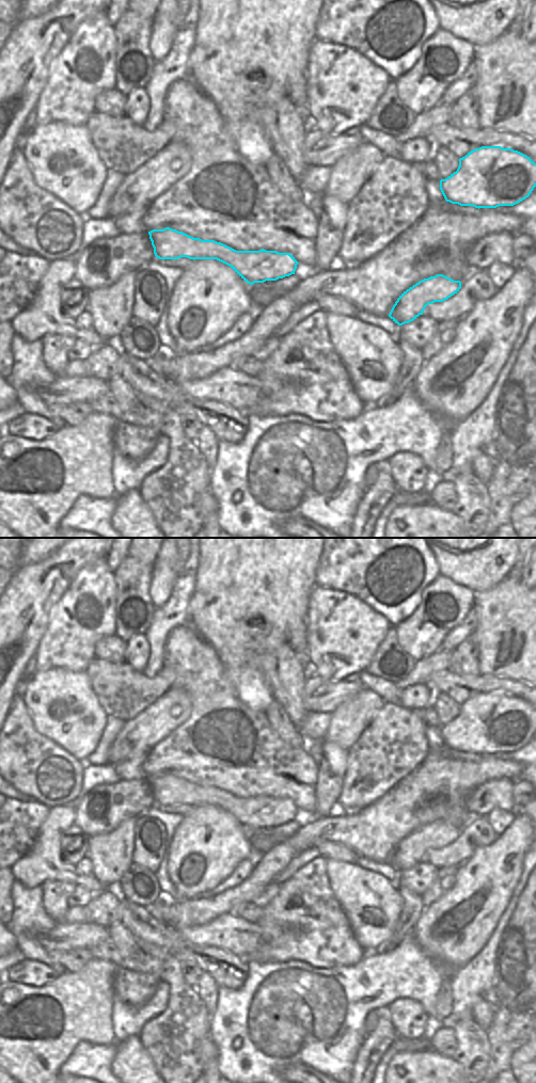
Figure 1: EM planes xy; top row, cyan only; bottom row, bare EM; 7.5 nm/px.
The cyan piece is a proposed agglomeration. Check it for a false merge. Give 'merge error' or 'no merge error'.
no merge error

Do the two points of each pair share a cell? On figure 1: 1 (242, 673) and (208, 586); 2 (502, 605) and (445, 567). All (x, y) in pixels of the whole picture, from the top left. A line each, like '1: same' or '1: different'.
1: same
2: different

